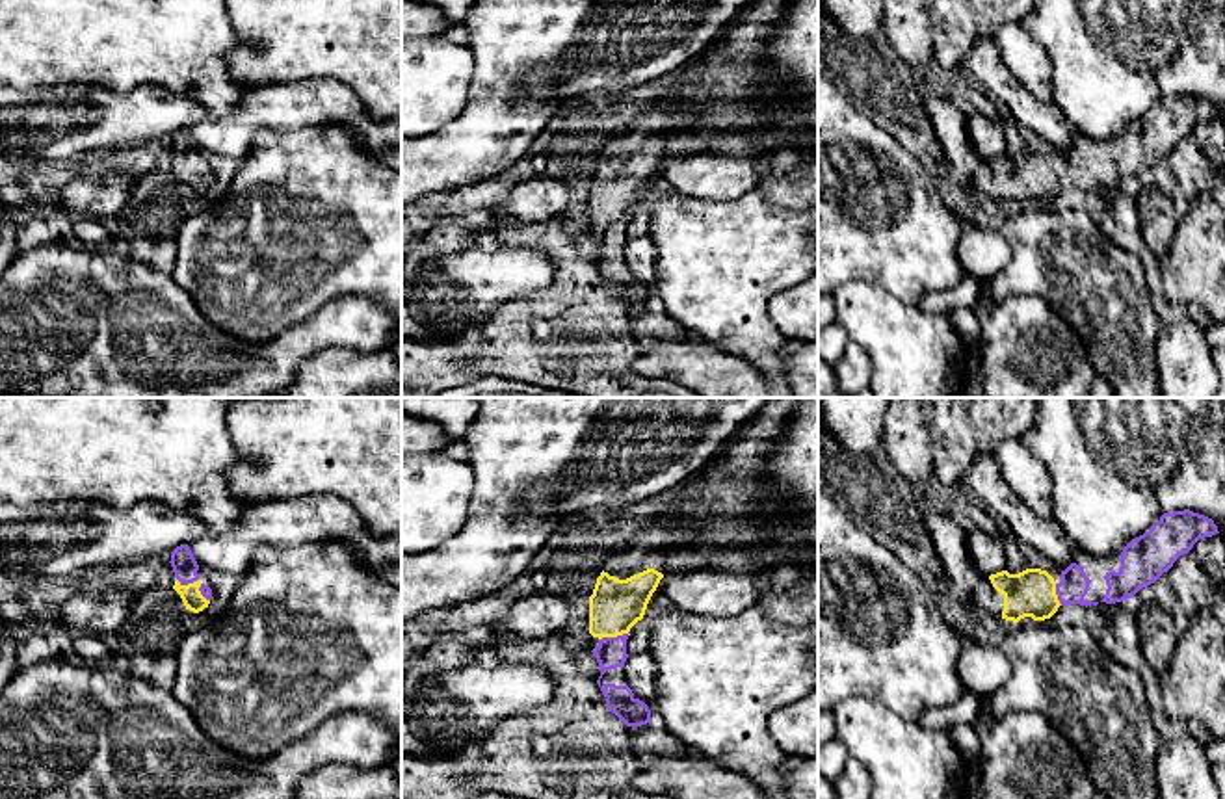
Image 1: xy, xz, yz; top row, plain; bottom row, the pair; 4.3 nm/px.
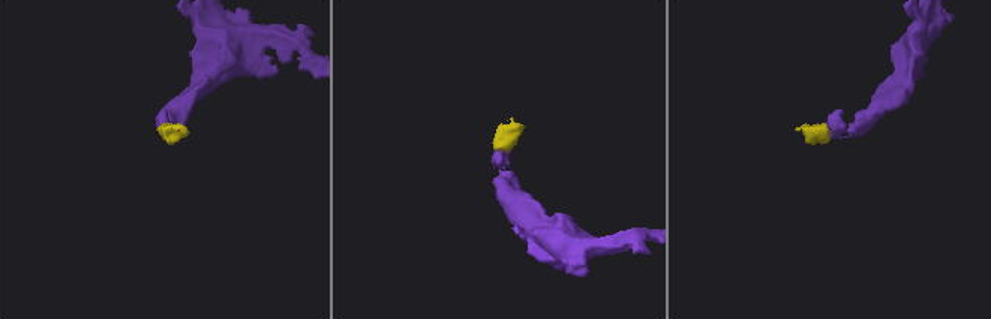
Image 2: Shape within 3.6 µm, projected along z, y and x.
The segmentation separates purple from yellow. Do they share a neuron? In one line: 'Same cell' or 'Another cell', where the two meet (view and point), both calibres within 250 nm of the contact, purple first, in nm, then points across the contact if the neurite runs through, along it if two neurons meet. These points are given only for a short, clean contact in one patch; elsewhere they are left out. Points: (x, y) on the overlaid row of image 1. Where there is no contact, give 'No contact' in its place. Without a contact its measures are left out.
Same cell. Touches purple at xz (612, 638). Thickness 130 nm (purple) against 220 nm. Path across: xz (610, 653), (612, 638), (612, 612), (616, 604)

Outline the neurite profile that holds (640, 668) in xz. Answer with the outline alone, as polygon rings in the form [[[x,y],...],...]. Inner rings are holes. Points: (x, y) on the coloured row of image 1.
[[[654,650],[628,656],[625,661],[626,686],[632,689],[634,699],[643,701],[651,710],[651,723],[656,721],[654,714]]]

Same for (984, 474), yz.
[[[978,453],[965,481],[983,500],[985,509],[1002,517],[1021,544],[1037,550],[1050,565],[1065,570],[1073,563],[1071,543],[1054,524],[1037,517],[1008,485],[994,453]]]

